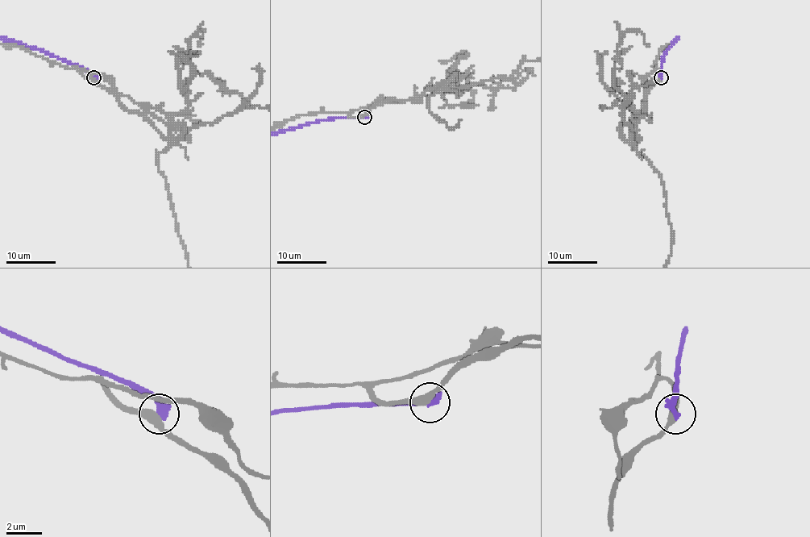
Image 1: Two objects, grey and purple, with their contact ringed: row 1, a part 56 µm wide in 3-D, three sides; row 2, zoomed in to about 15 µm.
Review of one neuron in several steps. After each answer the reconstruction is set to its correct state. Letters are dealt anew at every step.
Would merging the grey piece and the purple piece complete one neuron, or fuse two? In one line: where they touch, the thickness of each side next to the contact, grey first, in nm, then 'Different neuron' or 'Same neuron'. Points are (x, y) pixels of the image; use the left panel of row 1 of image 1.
Place: (93, 77). Thickness 400 nm (grey) against 440 nm. Different neuron

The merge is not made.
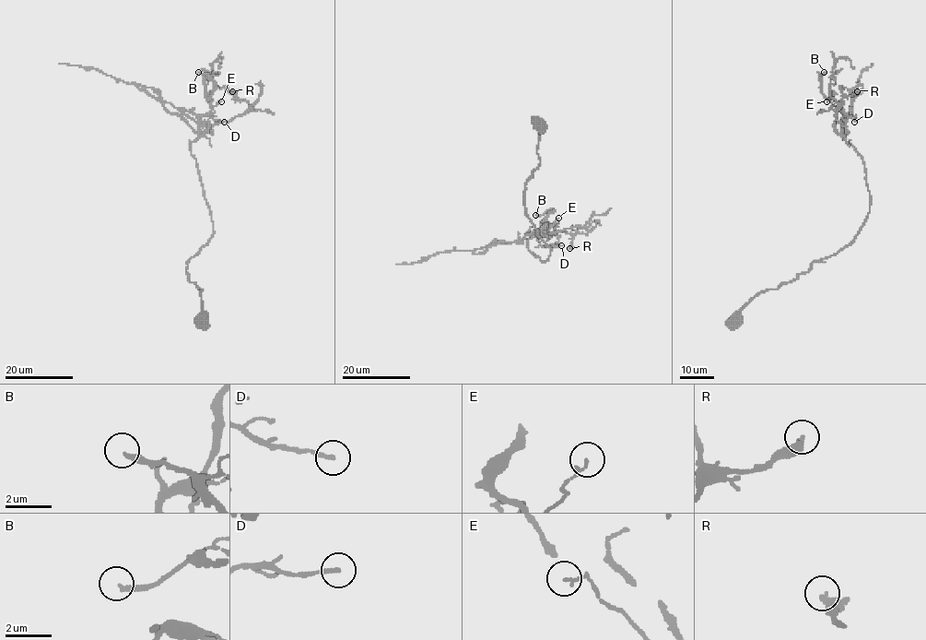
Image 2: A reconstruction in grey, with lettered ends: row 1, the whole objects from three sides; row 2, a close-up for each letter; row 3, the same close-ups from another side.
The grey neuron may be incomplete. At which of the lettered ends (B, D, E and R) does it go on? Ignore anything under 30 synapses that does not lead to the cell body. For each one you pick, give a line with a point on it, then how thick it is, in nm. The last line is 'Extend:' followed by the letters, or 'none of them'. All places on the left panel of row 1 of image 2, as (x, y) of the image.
Extend: none of them

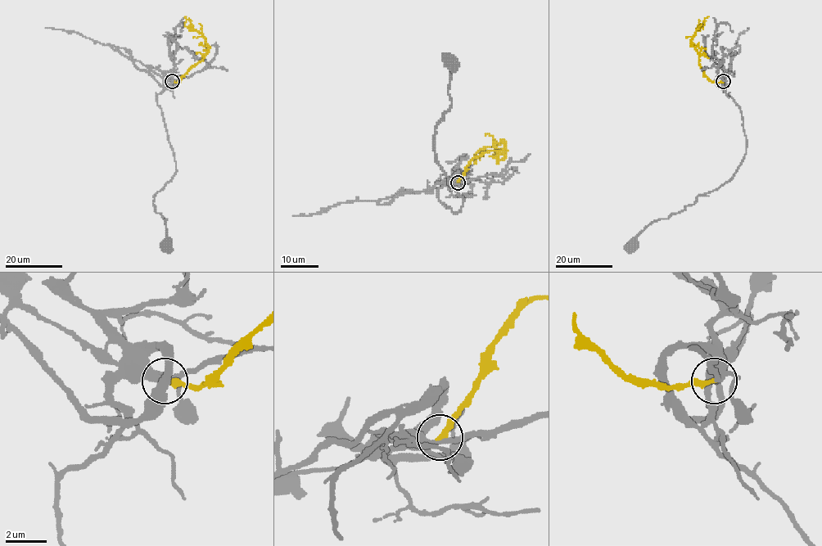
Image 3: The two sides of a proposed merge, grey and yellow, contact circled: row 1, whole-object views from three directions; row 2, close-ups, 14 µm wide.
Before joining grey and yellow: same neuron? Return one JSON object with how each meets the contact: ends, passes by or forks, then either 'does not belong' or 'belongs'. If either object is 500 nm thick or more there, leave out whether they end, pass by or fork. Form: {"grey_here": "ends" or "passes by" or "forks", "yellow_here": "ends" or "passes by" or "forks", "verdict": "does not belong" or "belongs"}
{"grey_here": "forks", "yellow_here": "ends", "verdict": "belongs"}

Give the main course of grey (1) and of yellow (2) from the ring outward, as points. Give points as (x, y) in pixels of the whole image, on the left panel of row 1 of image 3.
1: (172, 81), (166, 80), (165, 88), (156, 96), (176, 173), (153, 201), (155, 211), (167, 219), (165, 247)
2: (172, 81), (177, 82), (207, 51), (205, 38), (184, 25), (185, 16)

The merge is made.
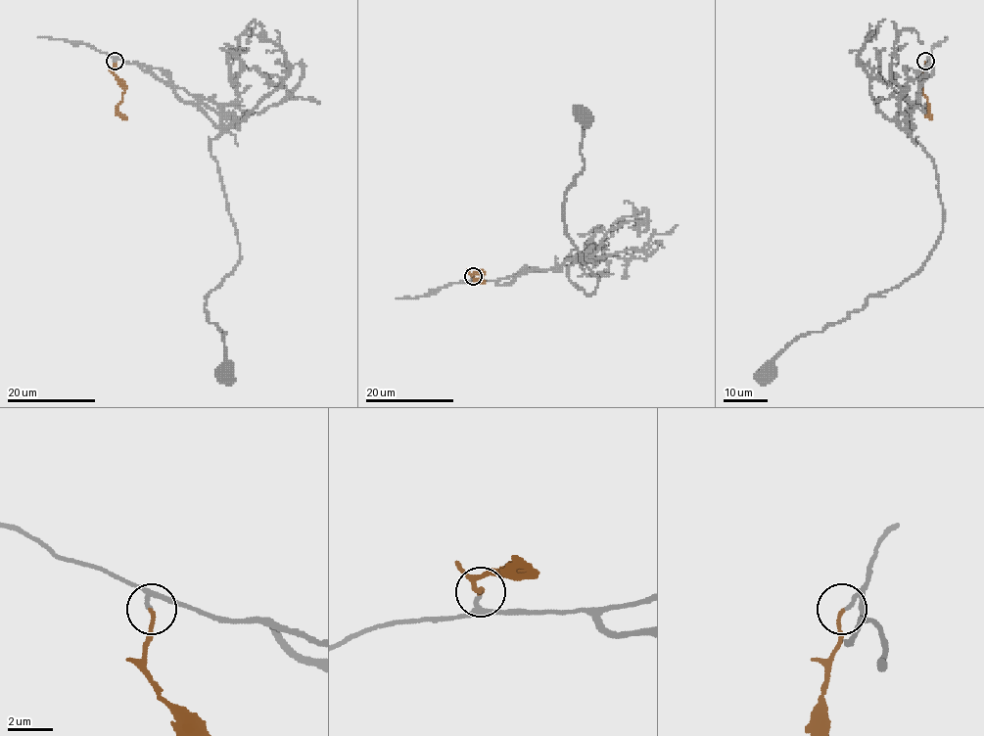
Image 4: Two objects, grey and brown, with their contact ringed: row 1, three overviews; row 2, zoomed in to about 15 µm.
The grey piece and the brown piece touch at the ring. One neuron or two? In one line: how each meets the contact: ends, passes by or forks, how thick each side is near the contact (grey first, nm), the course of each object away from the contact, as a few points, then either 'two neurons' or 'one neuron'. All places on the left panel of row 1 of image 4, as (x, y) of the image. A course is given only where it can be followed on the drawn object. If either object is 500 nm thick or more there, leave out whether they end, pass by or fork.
grey passes by; brown ends there; 130 nm thick on the grey side, 150 nm on the other; grey runs (115, 61), (152, 71), (223, 129), (210, 154), (240, 260), (205, 305), (207, 320), (226, 333), (223, 376); brown runs (115, 61), (114, 74), (123, 88), (117, 110), (127, 117); one neuron

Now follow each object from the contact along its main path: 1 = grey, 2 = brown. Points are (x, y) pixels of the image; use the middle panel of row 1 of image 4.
1: (473, 277), (509, 285), (581, 254), (568, 278), (596, 291), (563, 215), (583, 170), (582, 119)
2: (473, 277), (472, 274), (482, 273), (474, 279), (485, 281)

